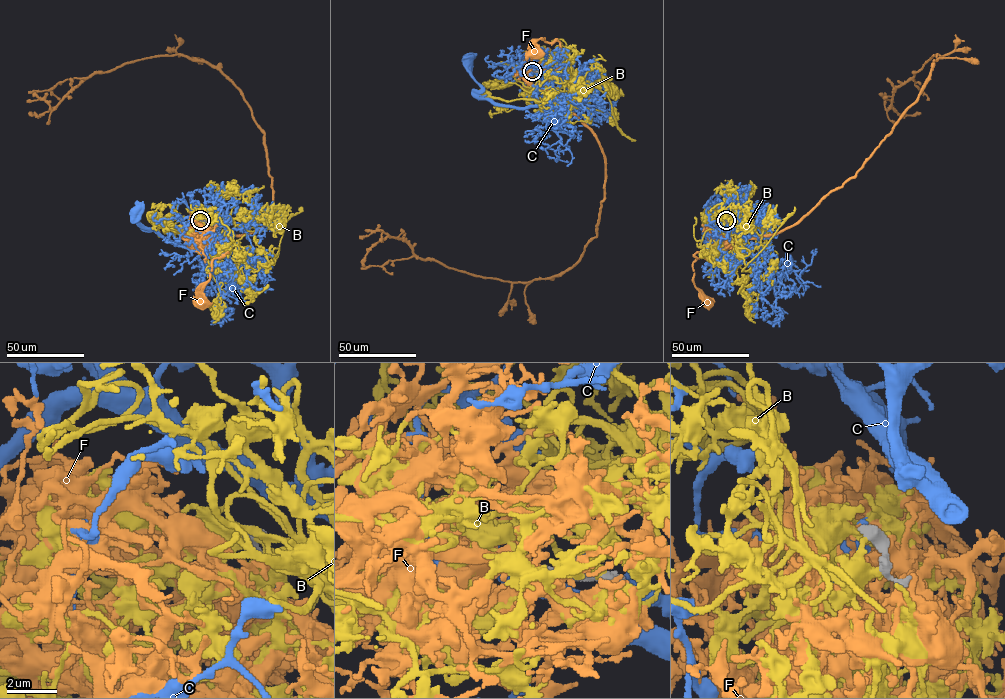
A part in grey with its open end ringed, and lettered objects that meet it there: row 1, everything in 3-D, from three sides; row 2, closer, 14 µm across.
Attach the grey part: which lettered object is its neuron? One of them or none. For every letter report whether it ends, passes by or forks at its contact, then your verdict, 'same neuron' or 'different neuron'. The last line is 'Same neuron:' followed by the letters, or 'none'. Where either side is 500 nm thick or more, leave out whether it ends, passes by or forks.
B: it ends | different neuron
C: it ends | different neuron
F: it passes by | same neuron
Same neuron: F

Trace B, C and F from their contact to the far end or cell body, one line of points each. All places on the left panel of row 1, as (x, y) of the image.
B: (201, 220), (204, 224), (208, 222), (221, 242), (218, 246), (212, 248), (200, 237), (163, 229), (152, 217)
C: (200, 220), (217, 215), (223, 235), (177, 245), (141, 227), (148, 230), (137, 216), (143, 201)
F: (200, 220), (186, 230), (186, 241), (196, 249), (204, 241), (217, 242), (228, 252), (212, 262), (202, 304)

